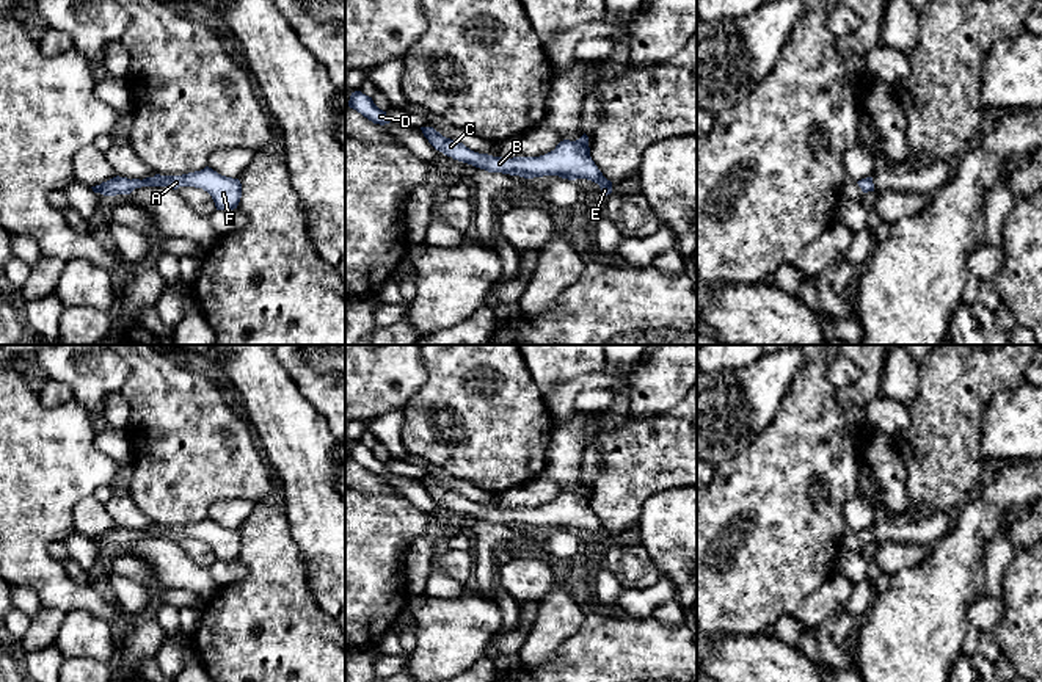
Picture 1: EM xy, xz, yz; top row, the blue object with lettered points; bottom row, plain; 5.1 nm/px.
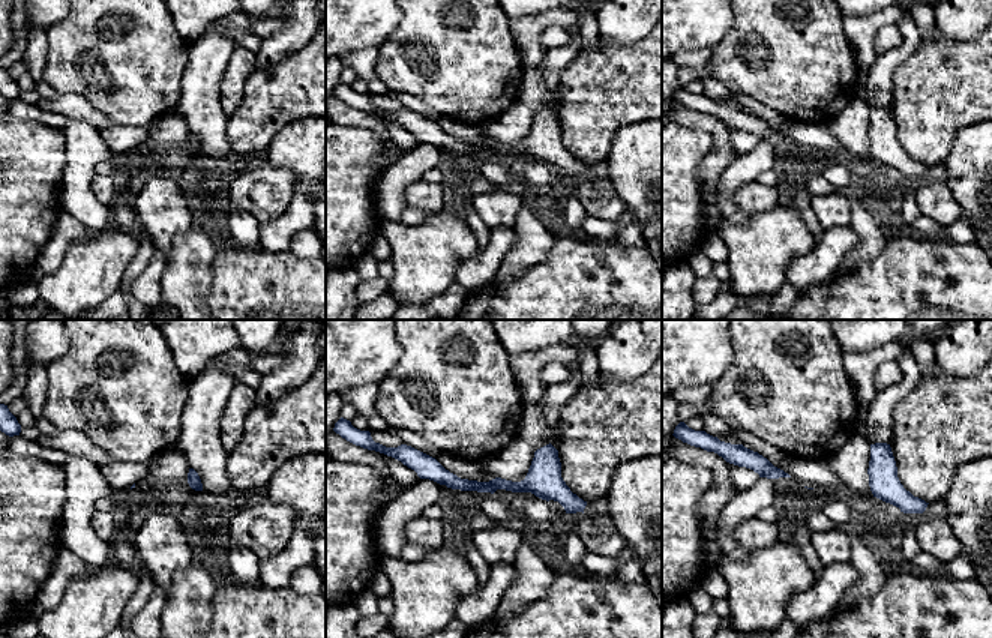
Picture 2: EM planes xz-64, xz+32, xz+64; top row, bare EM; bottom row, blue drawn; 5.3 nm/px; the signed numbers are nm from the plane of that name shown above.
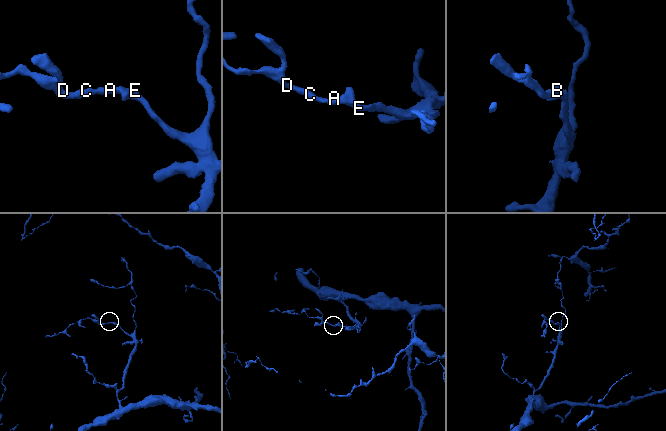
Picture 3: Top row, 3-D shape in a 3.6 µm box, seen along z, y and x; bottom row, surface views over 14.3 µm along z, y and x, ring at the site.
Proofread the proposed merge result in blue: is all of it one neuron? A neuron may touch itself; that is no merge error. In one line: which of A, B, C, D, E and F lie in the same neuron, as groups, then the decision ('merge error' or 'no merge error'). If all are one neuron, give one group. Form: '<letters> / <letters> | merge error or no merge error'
A B C D E F | no merge error

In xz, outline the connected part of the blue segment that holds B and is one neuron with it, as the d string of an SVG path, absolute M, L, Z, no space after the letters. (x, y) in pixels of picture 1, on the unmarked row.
M421 478L421 481L436 502L488 524L502 524L524 530L543 527L559 527L568 531L587 530L599 536L599 549L612 544L612 533L603 527L590 508L588 488L585 484L576 492L560 492L554 502L540 508L502 510L474 503L463 494L443 488L433 478Z

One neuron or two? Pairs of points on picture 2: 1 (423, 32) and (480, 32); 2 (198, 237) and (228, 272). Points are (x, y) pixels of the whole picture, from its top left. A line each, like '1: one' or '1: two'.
1: one
2: two

